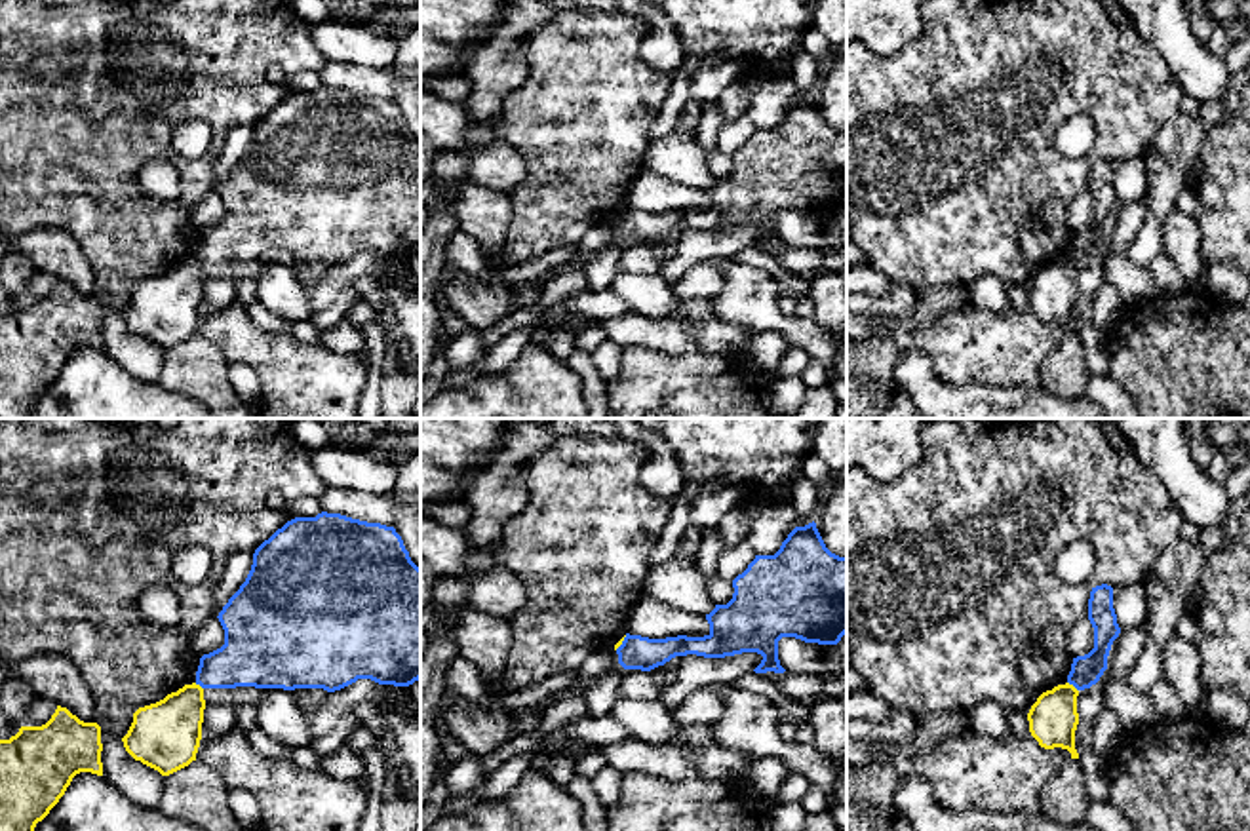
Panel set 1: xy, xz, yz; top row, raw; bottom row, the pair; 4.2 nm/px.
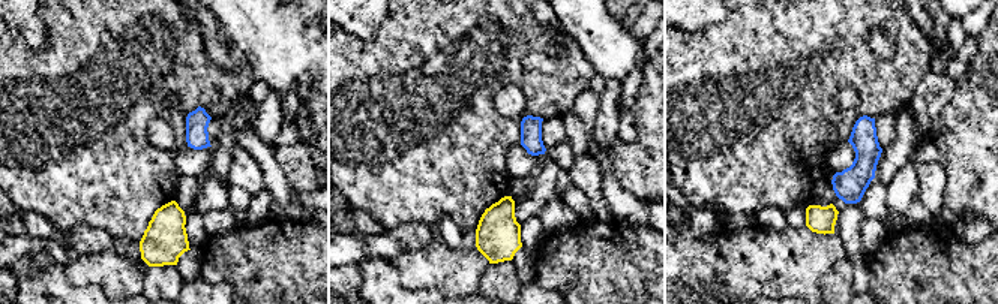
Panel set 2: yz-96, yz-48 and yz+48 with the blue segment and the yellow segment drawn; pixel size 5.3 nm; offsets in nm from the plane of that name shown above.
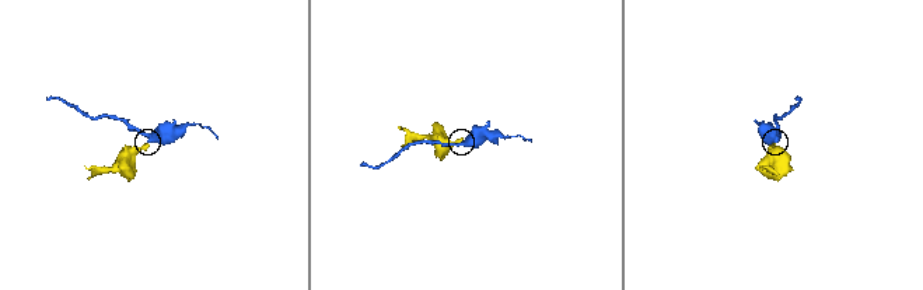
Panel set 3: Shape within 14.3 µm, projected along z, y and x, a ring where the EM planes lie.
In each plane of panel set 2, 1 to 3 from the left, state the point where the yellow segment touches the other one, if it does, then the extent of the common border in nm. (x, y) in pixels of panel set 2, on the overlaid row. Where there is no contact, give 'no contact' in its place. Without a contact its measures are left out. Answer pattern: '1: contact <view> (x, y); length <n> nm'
1: no contact
2: no contact
3: no contact

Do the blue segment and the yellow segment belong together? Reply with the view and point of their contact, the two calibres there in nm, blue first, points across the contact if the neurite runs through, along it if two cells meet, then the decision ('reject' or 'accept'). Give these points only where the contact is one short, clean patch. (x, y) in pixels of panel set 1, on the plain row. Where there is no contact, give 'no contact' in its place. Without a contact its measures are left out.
contact yz (1074, 259); calibres 130 and 200 nm; border yz (1068, 255), (1077, 265); reject

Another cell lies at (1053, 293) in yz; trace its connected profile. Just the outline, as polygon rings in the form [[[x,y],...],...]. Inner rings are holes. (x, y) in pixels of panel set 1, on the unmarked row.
[[[1065,257],[1043,266],[1027,287],[1029,306],[1045,323],[1062,321],[1079,333],[1075,323],[1075,304],[1079,264]]]

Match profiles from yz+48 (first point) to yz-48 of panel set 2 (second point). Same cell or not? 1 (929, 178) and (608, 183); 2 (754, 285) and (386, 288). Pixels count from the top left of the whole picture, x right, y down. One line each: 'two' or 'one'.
1: two
2: two

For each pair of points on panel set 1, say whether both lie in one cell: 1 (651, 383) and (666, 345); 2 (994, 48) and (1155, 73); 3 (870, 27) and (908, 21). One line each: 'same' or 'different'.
1: different
2: same
3: same

